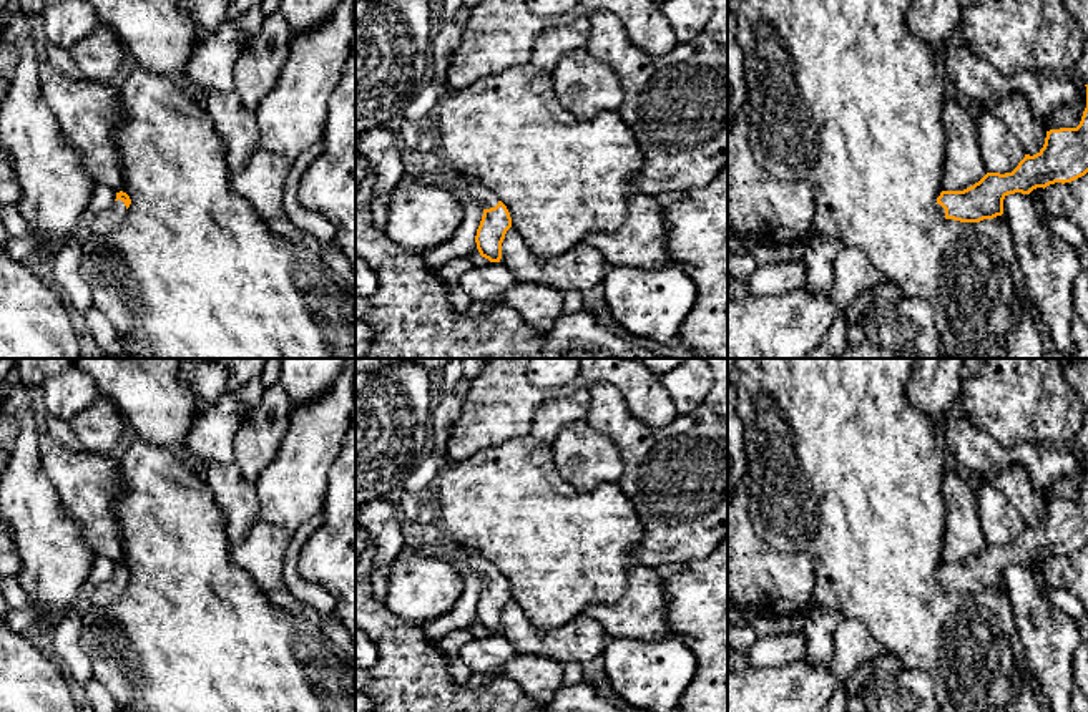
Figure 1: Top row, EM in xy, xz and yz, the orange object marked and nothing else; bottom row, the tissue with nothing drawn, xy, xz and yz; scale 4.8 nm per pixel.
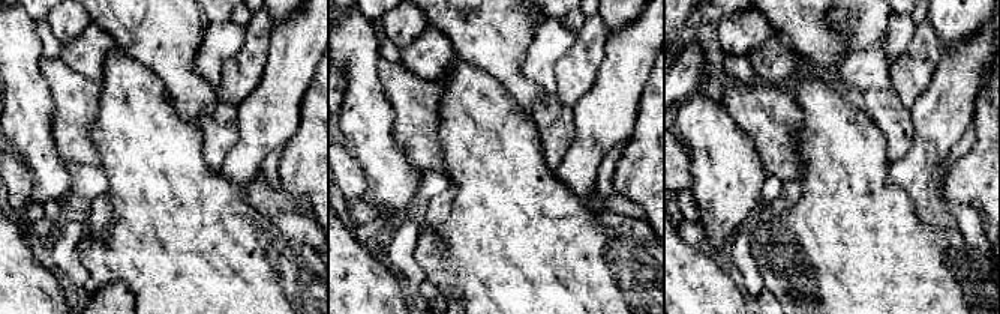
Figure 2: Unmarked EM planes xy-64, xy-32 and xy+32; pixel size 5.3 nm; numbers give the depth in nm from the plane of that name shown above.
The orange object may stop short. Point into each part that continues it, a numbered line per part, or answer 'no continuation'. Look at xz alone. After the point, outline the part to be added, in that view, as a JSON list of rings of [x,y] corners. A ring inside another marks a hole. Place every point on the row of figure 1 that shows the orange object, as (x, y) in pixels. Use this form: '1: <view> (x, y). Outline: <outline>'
1: xz (487, 199). Outline: [[[465,176],[465,181],[468,183],[473,198],[483,209],[490,209],[498,204],[500,199],[497,198],[497,194],[480,184],[473,176]]]

